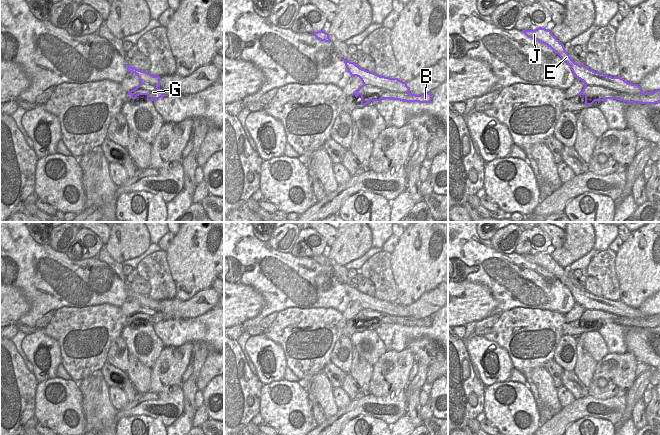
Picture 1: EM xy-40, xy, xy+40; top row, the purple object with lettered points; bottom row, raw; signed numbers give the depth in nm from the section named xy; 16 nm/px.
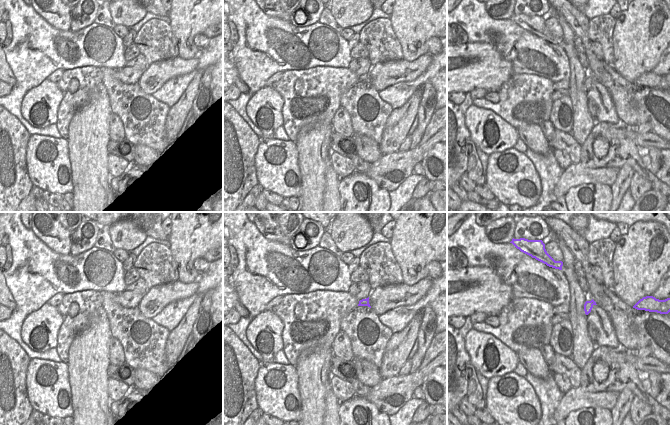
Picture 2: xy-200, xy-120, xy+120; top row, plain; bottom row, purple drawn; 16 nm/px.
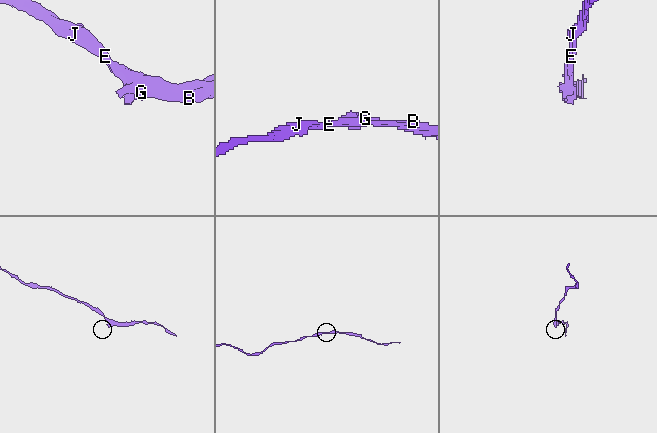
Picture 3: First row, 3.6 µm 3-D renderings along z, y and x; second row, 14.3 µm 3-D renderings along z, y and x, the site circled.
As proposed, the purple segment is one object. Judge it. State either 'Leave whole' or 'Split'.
Split.

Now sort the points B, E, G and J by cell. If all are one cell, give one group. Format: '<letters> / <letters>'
B E J / G

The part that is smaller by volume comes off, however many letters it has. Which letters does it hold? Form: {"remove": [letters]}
{"remove": ["G"]}

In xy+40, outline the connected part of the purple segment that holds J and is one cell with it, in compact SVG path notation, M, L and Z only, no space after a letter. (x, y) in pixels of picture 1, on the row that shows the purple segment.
M537 28L535 30L524 30L524 34L535 39L557 53L571 68L576 78L580 79L585 85L596 85L609 88L618 92L629 94L644 94L641 97L641 104L655 104L660 102L660 89L653 92L644 93L638 84L632 84L621 77L612 77L604 73L595 72L585 65L575 63L566 52L564 45L546 28Z

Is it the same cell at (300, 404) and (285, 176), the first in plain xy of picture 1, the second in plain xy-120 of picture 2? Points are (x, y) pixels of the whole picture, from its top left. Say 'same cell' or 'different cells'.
same cell

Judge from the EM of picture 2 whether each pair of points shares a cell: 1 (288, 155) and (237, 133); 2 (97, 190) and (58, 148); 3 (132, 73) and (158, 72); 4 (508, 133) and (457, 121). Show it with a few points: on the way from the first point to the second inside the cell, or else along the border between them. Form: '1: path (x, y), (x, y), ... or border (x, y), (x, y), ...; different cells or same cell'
1: border (259, 137), (254, 165); different cells
2: border (66, 139), (71, 181), (73, 183); different cells
3: border (146, 68), (137, 81); different cells
4: border (464, 115), (464, 124), (474, 145); different cells

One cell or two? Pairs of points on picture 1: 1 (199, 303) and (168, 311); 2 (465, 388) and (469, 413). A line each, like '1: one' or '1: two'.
1: one
2: one

